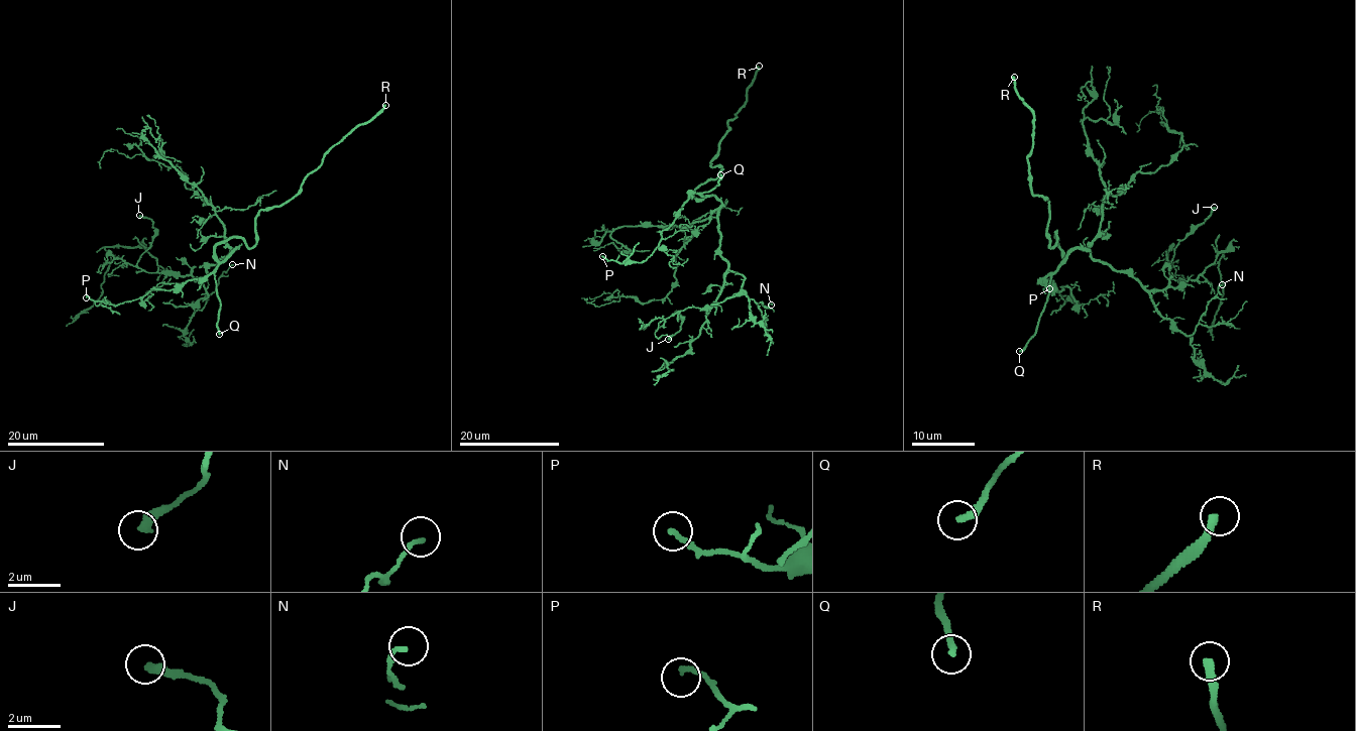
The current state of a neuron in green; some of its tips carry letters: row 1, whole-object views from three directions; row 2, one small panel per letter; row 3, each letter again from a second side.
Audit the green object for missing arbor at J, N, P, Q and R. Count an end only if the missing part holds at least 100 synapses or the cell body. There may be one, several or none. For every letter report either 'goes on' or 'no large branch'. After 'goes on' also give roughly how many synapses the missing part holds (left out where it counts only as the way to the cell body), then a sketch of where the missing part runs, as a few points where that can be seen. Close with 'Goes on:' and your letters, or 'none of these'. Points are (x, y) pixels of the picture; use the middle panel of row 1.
J: no large branch
N: no large branch
P: no large branch
Q: goes on
R: goes on | 200 syn | (759, 66), (749, 51), (755, 33), (744, 39), (724, 72), (736, 96), (739, 97), (743, 78)
Goes on: Q, R

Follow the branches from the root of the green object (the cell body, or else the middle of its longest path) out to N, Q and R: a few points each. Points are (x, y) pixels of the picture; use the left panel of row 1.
N: (237, 249), (209, 264), (203, 282), (207, 295), (200, 299), (199, 310), (232, 264)
Q: (237, 249), (229, 253), (215, 273), (220, 303), (219, 334)
R: (237, 249), (222, 262), (215, 254), (232, 237), (252, 246), (256, 214), (295, 195), (326, 153), (385, 105)

